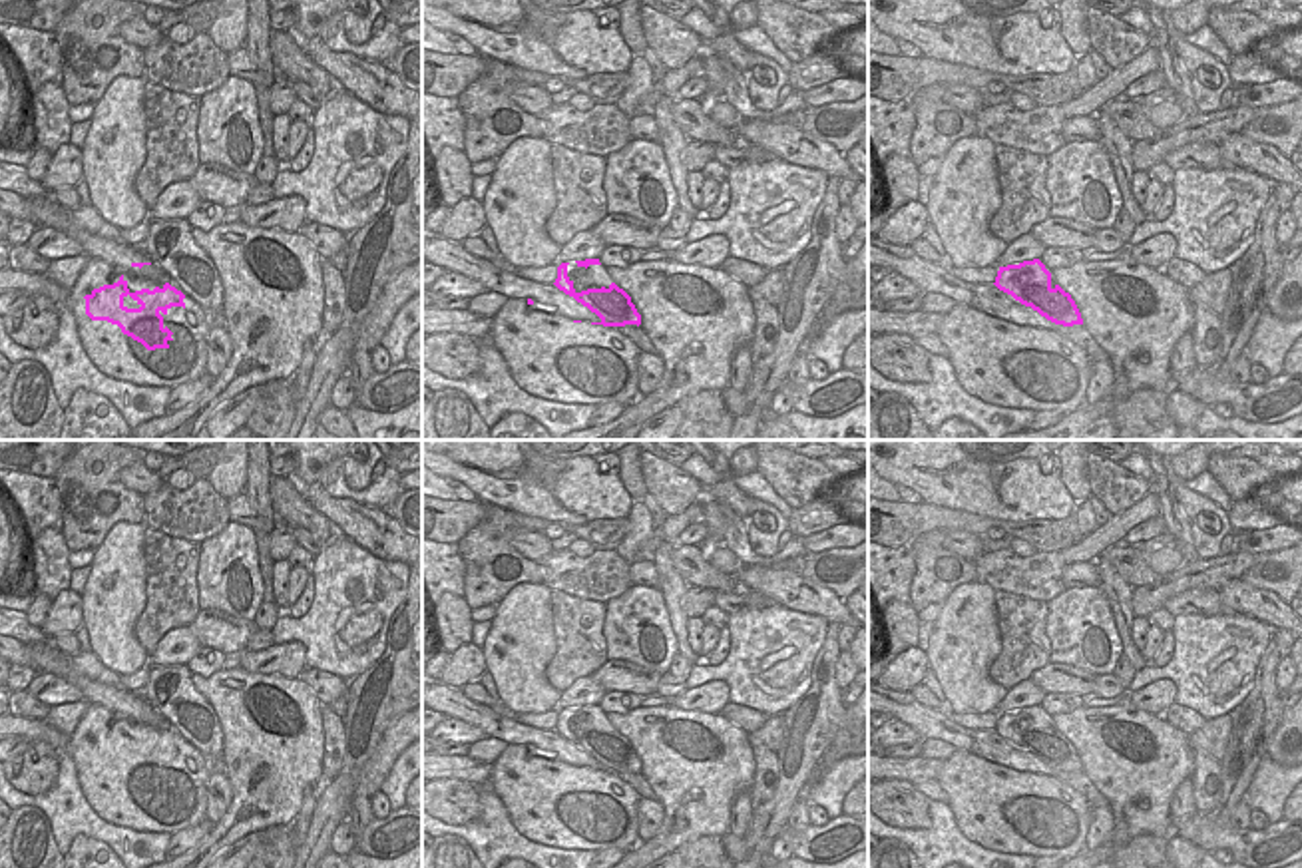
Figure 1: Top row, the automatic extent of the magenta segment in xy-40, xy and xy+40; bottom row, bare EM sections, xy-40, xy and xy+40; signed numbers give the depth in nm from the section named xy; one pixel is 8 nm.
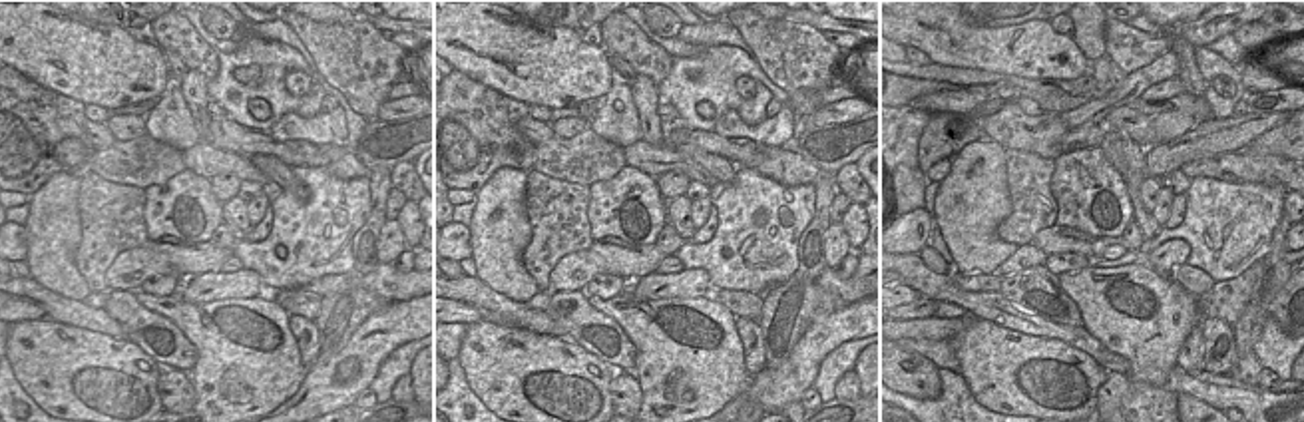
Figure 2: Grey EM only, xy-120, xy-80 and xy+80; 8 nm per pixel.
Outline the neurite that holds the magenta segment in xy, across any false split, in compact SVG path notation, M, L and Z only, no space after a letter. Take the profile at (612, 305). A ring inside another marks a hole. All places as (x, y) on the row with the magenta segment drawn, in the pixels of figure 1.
M561 263L557 267L557 279L553 285L601 319L599 323L591 325L603 326L641 325L641 315L637 313L635 305L631 303L631 297L623 289L611 283L607 289L601 287L577 293L573 289L573 281L567 277L567 265L569 263Z

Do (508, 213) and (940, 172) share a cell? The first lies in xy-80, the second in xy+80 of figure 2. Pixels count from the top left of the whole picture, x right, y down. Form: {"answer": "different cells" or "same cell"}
{"answer": "different cells"}

